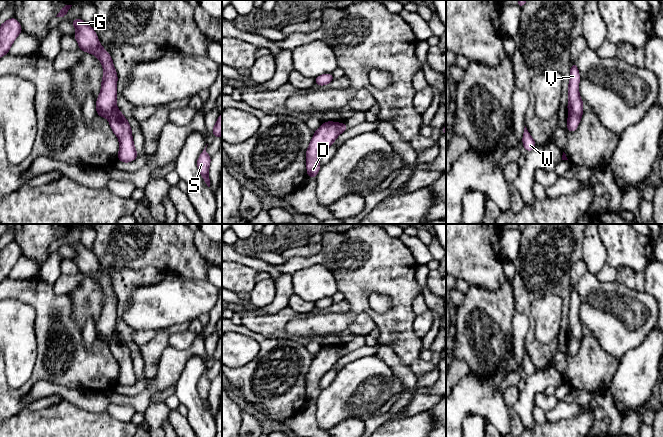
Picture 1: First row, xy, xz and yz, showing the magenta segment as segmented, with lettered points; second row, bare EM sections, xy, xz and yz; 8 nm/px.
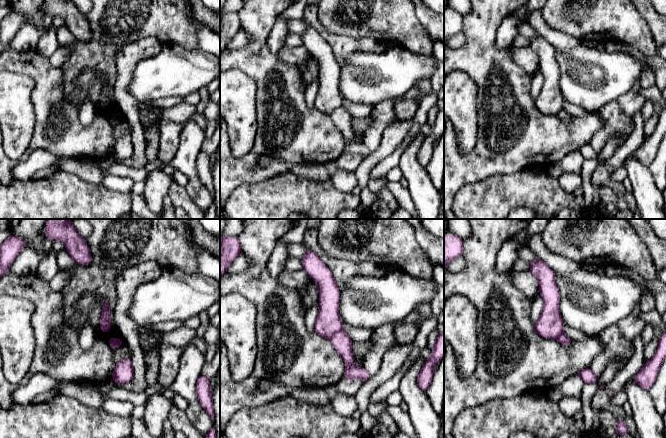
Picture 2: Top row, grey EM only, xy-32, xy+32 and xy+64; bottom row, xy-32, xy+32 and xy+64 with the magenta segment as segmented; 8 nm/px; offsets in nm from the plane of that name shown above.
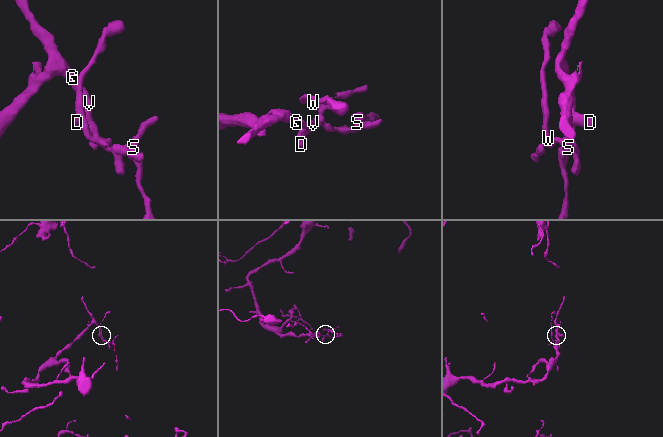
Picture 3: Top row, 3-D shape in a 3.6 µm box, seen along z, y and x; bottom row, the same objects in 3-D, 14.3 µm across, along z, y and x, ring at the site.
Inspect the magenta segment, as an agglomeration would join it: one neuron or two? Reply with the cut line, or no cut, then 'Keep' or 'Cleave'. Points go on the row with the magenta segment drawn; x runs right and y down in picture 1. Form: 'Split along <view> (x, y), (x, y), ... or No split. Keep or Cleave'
Split along yz (569, 112), (581, 116). Cleave

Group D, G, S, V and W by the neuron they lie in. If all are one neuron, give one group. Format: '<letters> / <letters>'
D G V / S W

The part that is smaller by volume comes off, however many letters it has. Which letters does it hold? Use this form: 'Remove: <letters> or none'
Remove: S, W

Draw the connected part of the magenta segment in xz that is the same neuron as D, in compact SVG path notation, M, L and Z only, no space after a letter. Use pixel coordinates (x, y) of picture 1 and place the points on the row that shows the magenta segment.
M333 121L323 122L315 131L309 147L306 150L306 168L309 178L315 178L318 174L321 164L319 158L322 152L331 146L339 136L337 123Z

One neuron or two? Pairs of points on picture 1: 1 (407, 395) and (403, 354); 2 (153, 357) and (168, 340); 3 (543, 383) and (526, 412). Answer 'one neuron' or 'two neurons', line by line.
1: two neurons
2: one neuron
3: one neuron

